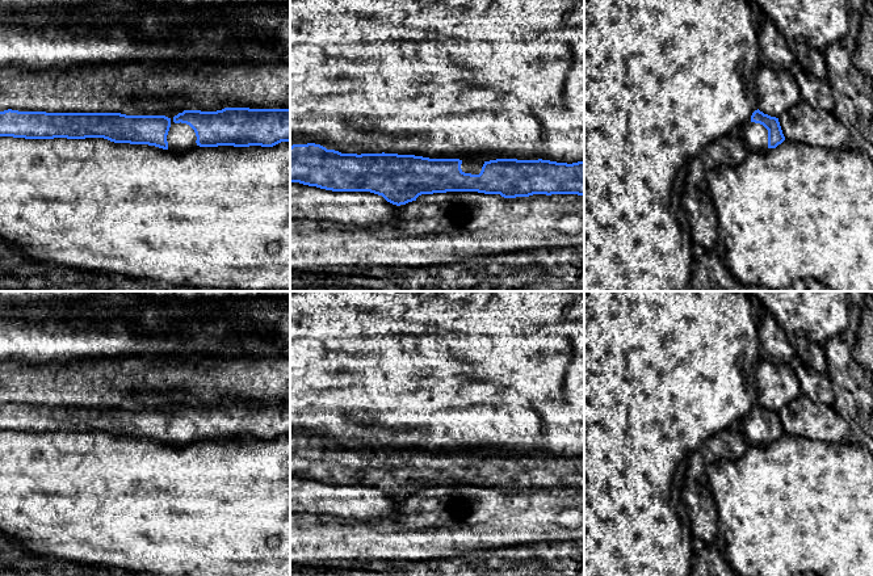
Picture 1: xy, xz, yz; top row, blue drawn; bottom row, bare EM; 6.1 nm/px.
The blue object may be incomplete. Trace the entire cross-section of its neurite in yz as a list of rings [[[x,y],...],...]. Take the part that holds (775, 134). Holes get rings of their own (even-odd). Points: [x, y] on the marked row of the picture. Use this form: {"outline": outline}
{"outline": [[[759,109],[742,129],[742,135],[748,151],[776,148],[785,140],[778,118],[764,114]]]}

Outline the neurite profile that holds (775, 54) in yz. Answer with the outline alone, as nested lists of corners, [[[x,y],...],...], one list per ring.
[[[771,21],[759,28],[759,42],[760,66],[773,71],[790,71],[796,58],[789,50],[789,39]]]

